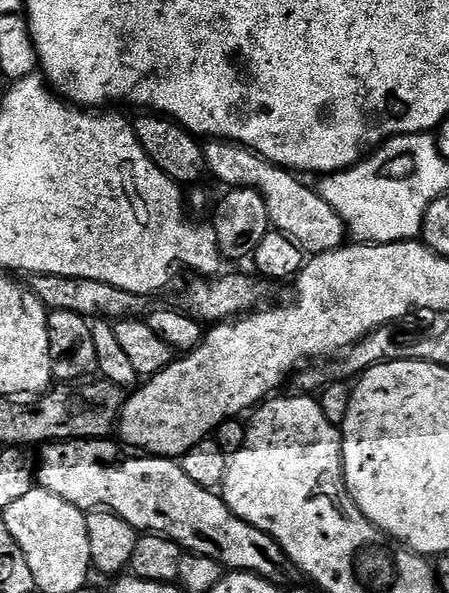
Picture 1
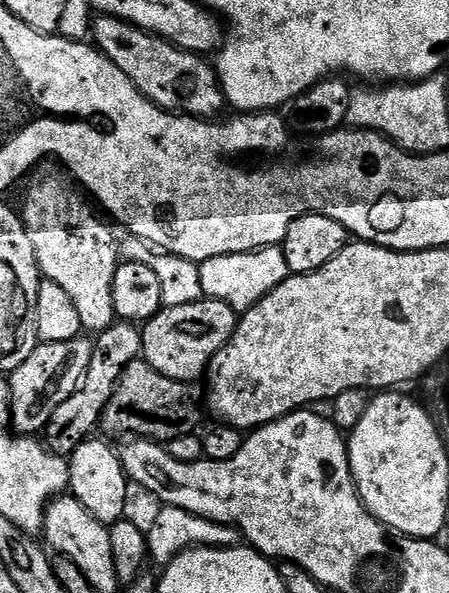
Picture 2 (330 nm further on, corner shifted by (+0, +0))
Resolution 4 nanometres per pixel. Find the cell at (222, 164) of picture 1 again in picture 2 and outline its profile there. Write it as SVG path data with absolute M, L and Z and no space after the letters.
M103 14L95 17L91 35L95 47L99 48L109 60L134 82L137 90L165 112L195 116L197 118L216 118L226 101L220 86L220 77L216 69L208 64L203 55L187 52L175 46L161 36L144 32L133 24Z

